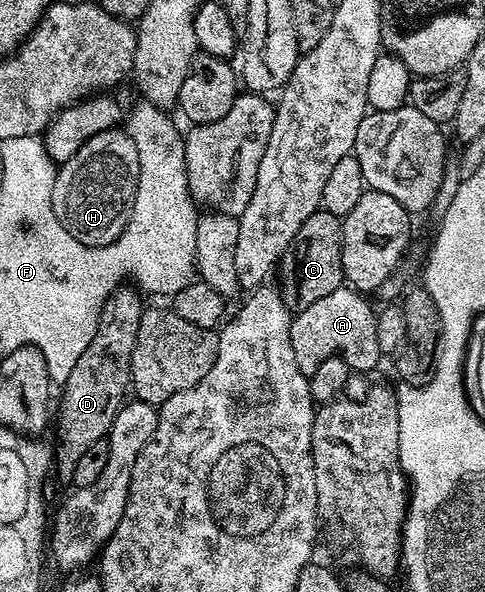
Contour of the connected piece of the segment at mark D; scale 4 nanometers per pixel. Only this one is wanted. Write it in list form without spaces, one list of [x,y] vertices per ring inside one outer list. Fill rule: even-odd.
[[[120,286],[102,306],[97,332],[89,347],[81,354],[69,376],[62,383],[63,396],[57,412],[58,444],[53,448],[53,472],[65,482],[71,482],[73,470],[90,444],[110,433],[116,413],[123,405],[130,387],[133,344],[136,343],[140,316],[145,309],[140,293],[131,286]]]

